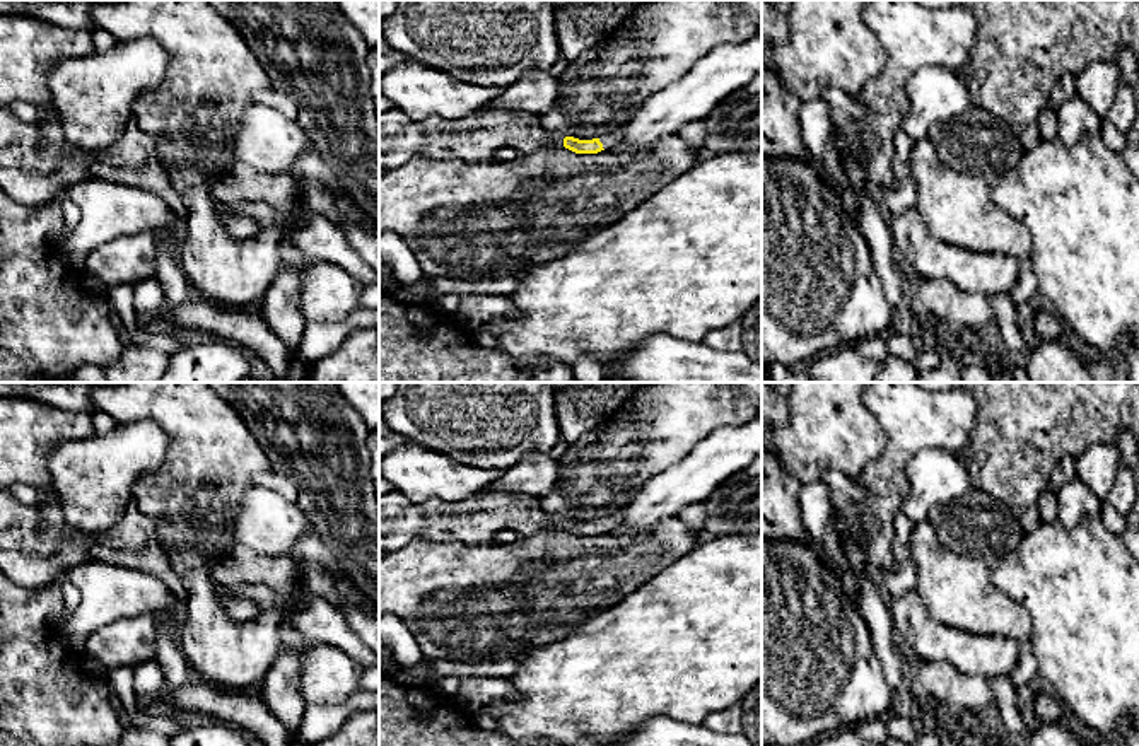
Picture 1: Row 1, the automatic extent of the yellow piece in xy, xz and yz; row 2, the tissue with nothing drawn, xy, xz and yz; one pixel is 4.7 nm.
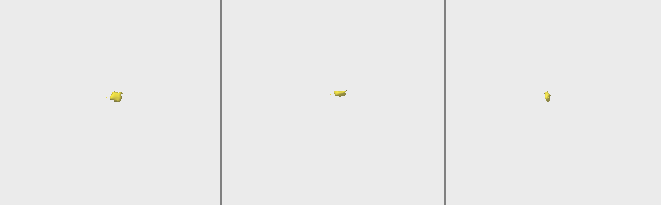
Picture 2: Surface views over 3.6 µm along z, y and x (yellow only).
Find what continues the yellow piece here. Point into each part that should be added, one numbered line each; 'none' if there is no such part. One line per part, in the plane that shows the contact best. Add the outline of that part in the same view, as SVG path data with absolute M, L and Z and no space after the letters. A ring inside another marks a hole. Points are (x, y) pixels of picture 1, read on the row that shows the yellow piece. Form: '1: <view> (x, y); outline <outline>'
1: xz (475, 137); outline M396 108L379 113L383 169L401 167L417 157L478 162L492 159L502 147L524 155L545 147L564 147L564 137L546 130L533 111L488 108L458 119L429 116L425 121L413 121Z
2: xz (612, 139); outline M620 126L603 137L599 137L599 142L603 143L603 149L605 150L611 150L613 147L616 147L620 143L620 140L623 138L625 135L625 128Z

